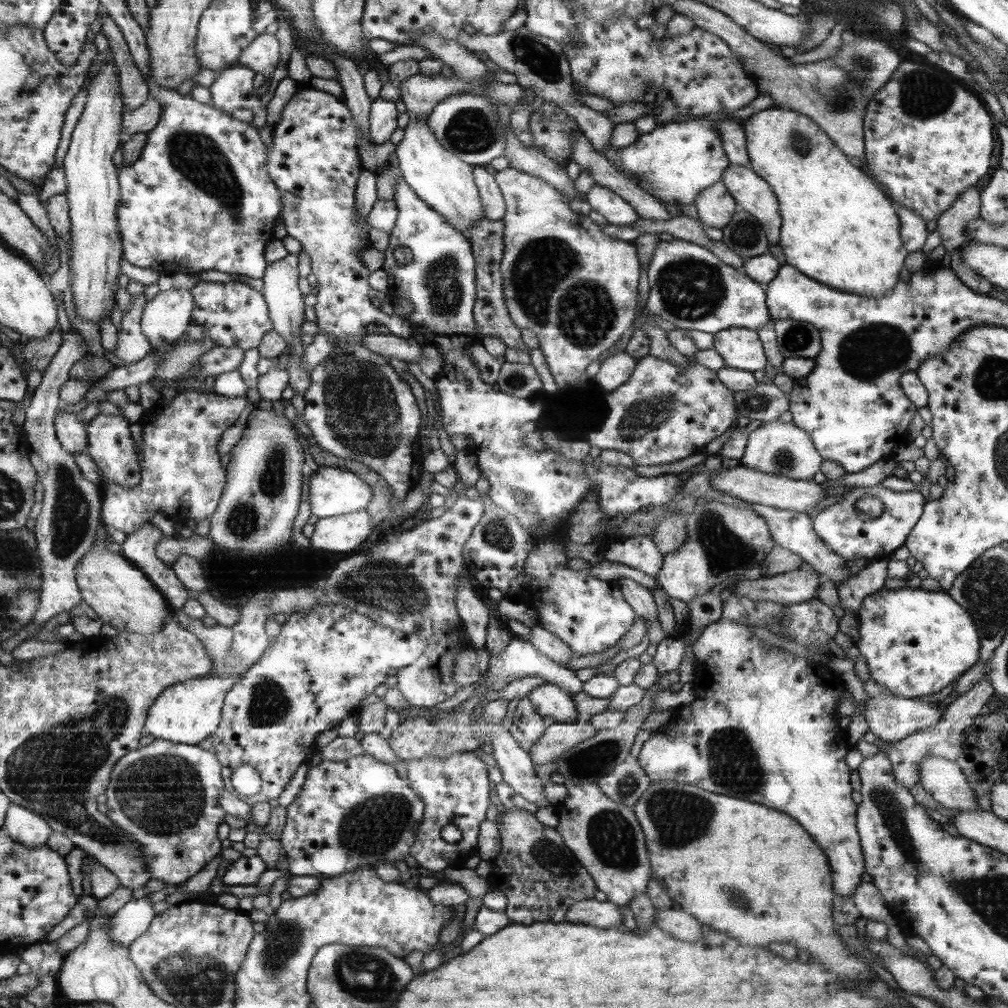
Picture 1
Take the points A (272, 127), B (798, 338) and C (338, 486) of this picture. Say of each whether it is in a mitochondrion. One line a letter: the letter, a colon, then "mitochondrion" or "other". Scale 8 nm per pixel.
A: other
B: mitochondrion
C: other

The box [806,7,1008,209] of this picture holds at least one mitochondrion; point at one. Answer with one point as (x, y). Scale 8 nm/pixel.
(918, 102)

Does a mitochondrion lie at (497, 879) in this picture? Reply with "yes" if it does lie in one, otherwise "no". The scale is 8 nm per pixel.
no

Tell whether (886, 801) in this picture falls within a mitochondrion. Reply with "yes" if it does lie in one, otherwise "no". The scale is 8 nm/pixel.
yes

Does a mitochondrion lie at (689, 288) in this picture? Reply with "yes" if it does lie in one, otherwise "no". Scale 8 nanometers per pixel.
yes

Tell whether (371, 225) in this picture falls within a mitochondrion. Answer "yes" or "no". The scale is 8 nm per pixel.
no

